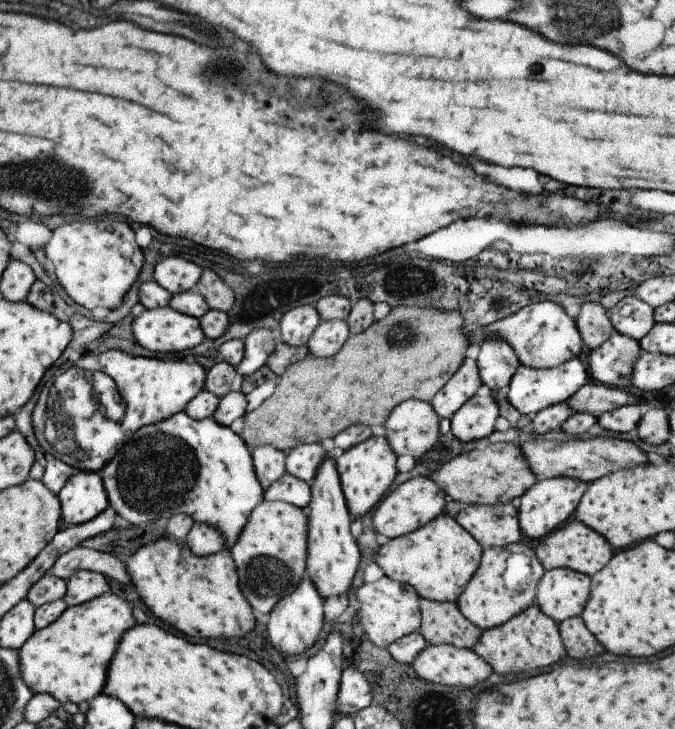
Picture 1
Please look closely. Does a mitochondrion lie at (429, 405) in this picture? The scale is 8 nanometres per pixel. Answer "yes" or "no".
no

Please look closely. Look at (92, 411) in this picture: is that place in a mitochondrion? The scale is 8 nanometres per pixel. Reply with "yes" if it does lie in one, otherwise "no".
yes

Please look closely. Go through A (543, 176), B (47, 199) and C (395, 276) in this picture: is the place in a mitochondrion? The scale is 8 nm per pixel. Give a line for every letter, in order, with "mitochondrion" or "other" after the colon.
A: other
B: mitochondrion
C: mitochondrion

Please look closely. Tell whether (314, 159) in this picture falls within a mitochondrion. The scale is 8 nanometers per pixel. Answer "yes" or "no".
no

